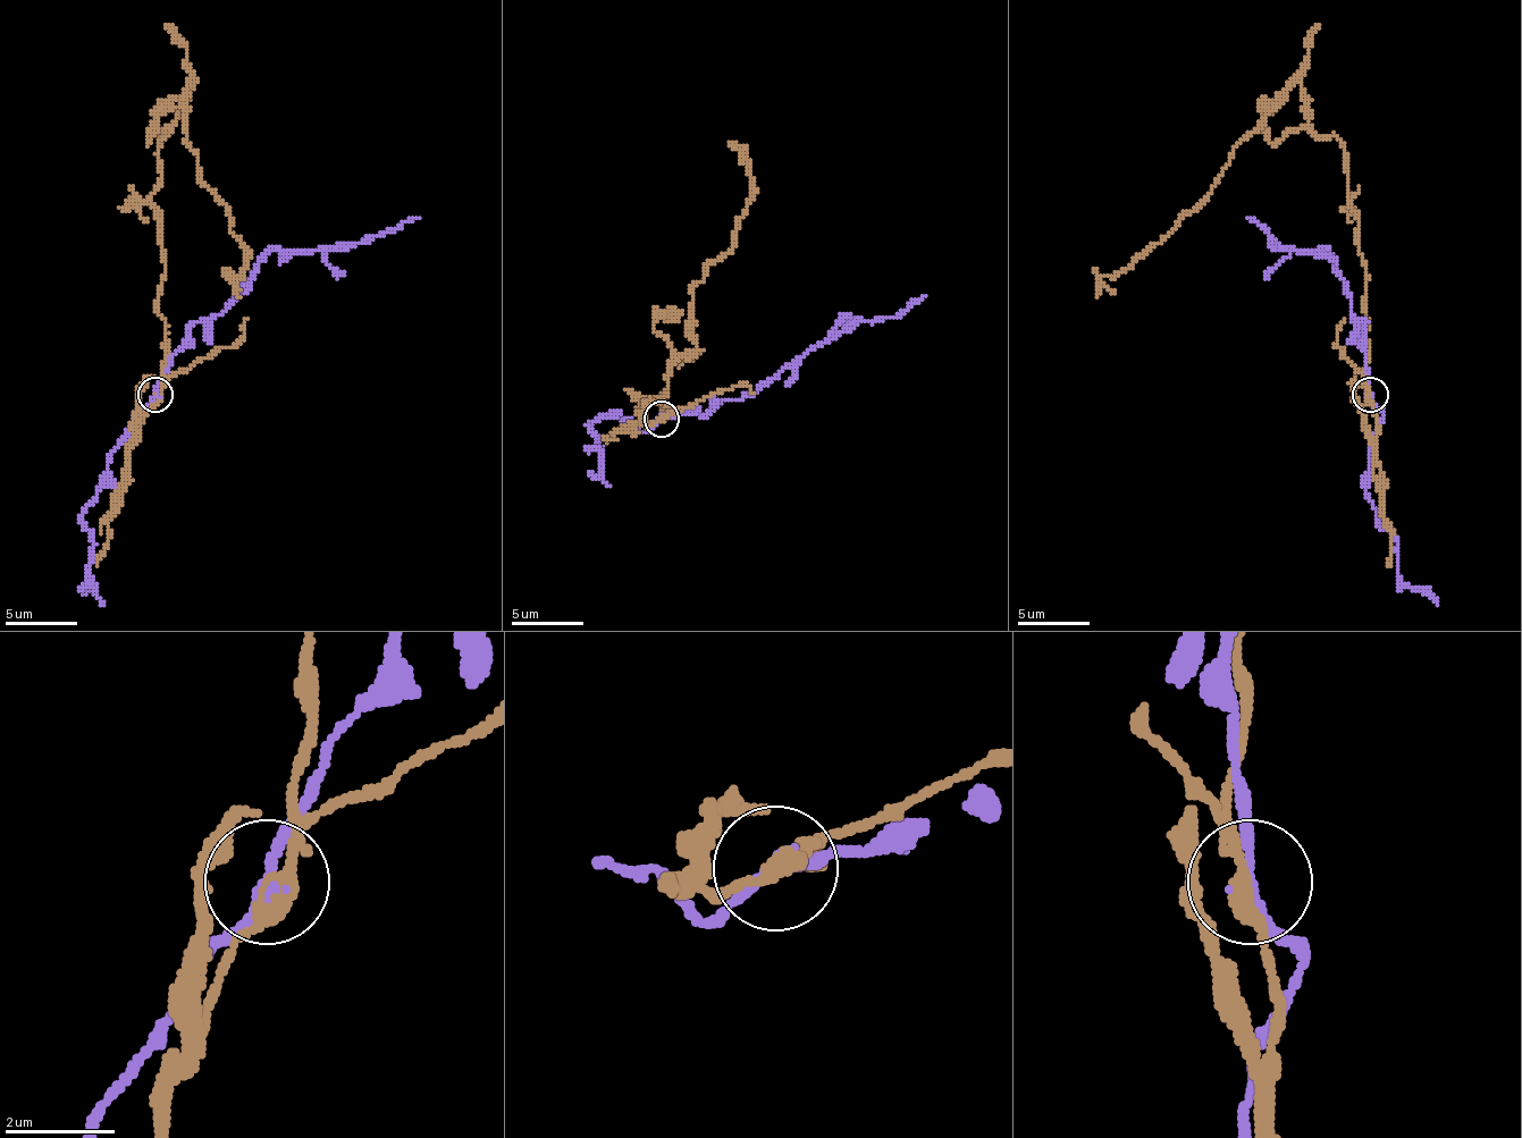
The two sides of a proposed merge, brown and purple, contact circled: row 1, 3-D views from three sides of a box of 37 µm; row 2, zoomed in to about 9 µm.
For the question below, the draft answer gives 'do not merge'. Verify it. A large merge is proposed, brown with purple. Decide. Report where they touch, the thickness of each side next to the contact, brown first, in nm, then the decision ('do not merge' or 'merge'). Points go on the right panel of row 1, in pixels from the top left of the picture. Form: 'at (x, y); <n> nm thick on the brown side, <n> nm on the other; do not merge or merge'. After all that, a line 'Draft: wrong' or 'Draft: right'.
at (1370, 395); 300 nm thick on the brown side, 220 nm on the other; do not merge
Draft: right

